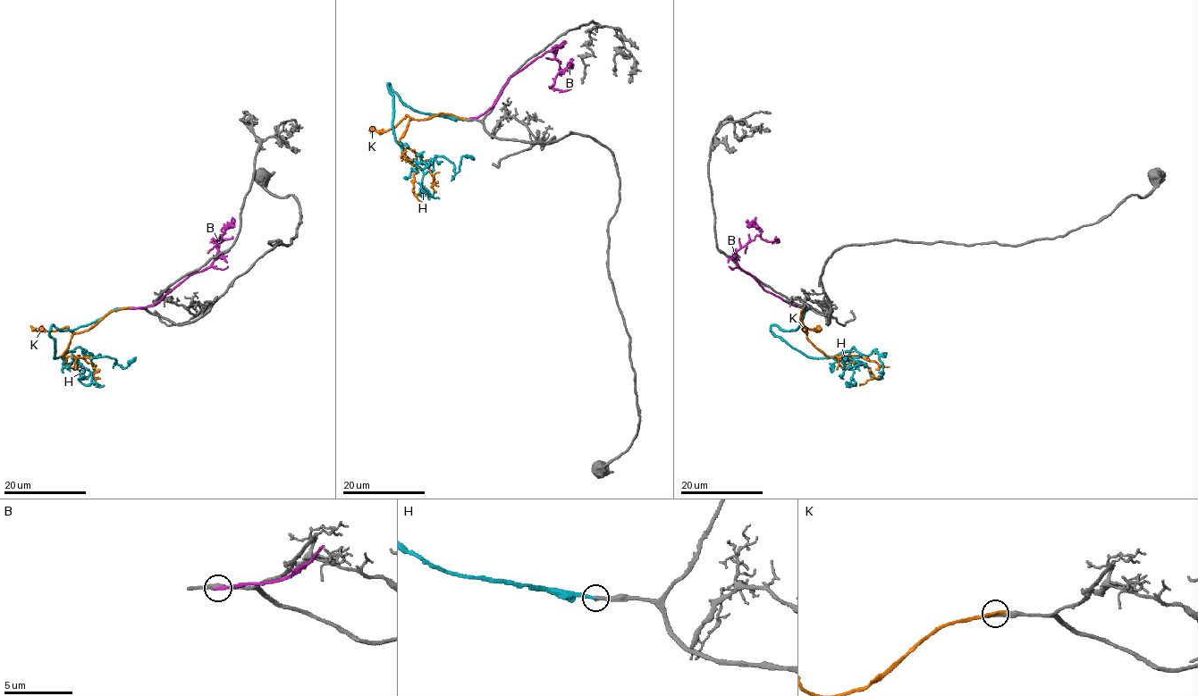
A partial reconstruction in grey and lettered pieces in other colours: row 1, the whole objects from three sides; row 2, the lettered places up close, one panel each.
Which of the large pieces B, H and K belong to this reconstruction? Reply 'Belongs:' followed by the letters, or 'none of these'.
Belongs: none of these

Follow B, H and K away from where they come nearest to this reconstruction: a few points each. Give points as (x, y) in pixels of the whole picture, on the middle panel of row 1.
B: (472, 118), (480, 117), (490, 107), (509, 79), (552, 48), (560, 63), (553, 88), (571, 89)
H: (462, 120), (417, 112), (387, 85), (414, 164), (426, 173), (445, 156), (457, 171), (474, 160)
K: (466, 119), (437, 113), (410, 120), (400, 138), (400, 145), (412, 149), (430, 170), (432, 185), (439, 171)

